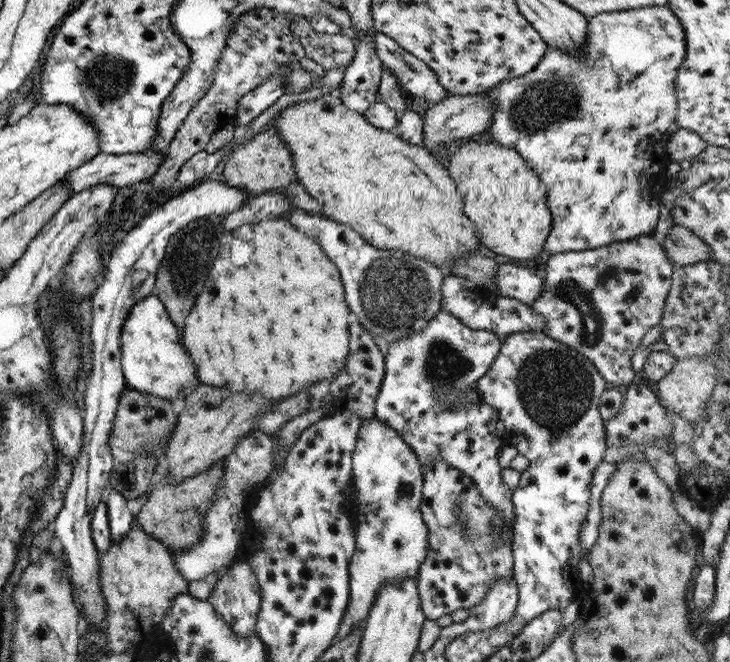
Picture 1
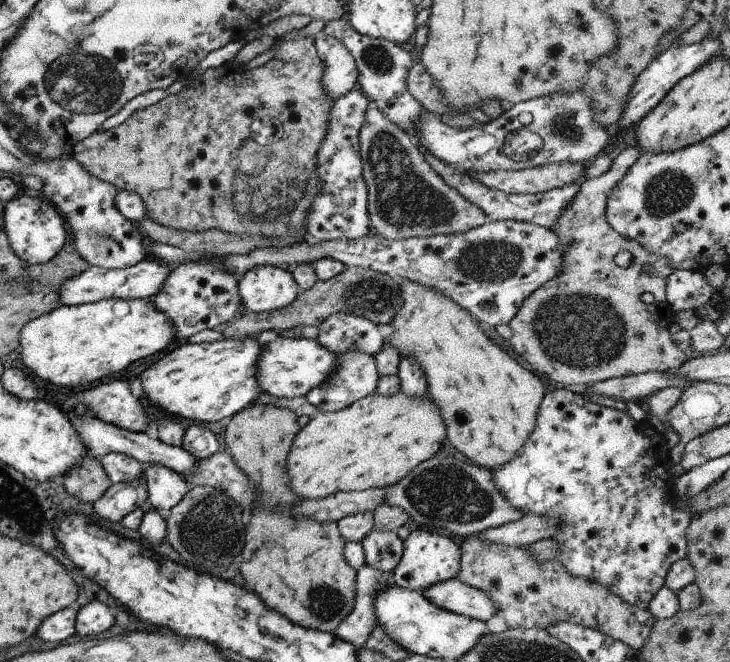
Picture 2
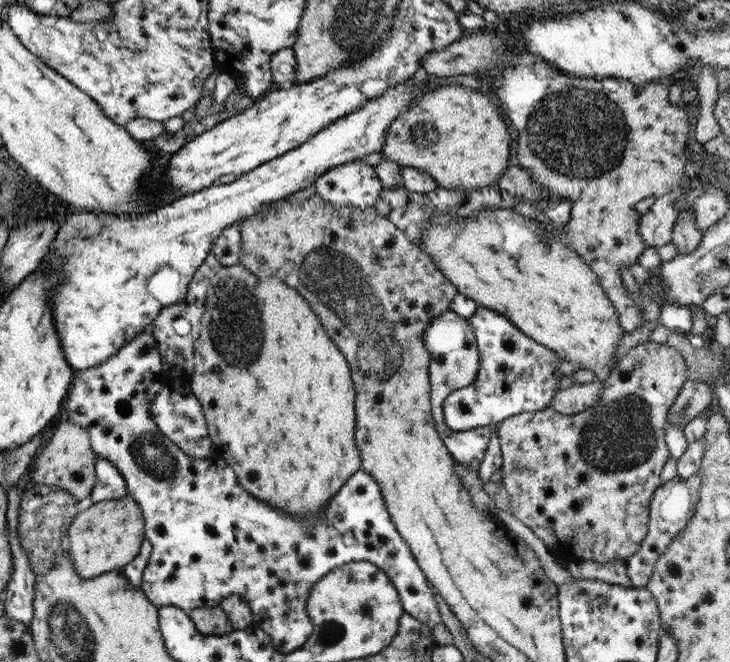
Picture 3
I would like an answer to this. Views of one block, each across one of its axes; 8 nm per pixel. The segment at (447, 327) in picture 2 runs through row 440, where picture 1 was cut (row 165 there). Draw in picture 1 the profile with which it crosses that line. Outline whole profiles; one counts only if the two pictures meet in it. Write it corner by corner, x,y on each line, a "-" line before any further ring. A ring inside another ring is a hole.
465,140
451,155
447,168
457,190
461,190
463,194
463,214
475,224
479,240
485,248
515,260
531,260
544,250
545,239
552,225
552,218
546,207
546,188
540,183
537,175
525,166
524,160
514,148
499,146
485,140

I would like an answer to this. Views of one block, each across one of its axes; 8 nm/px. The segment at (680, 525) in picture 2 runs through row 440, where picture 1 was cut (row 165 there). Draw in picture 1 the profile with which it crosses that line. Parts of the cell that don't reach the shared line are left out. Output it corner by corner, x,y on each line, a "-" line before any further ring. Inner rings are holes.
643,6
615,12
600,12
587,17
586,37
583,56
567,56
561,50
547,49
543,58
529,72
521,76
499,81
491,88
482,90
484,96
492,98
494,110
490,123
484,128
485,136
499,146
514,148
524,160
525,166
537,175
546,188
546,207
552,218
552,225
545,239
544,250
549,255
563,251
593,249
615,241
626,241
635,236
647,235
657,224
660,215
658,200
667,184
664,168
668,164
666,144
676,130
674,122
677,112
676,93
673,90
678,68
685,55
683,27
667,6

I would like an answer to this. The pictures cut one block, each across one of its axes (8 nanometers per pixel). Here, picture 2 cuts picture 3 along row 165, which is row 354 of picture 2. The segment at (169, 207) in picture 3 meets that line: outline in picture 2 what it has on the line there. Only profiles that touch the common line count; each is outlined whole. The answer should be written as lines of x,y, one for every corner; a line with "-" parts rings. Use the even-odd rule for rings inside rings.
277,336
273,341
261,346
255,364
255,378
261,392
275,398
294,398
305,396
309,390
323,384
323,380
327,380
327,376
331,376
337,366
337,353
329,352
319,342
315,342
315,339
288,339

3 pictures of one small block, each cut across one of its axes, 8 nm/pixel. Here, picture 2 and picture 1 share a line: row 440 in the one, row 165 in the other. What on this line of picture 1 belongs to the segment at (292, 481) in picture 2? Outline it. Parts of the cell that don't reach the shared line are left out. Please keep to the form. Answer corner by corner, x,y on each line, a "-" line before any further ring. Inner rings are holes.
331,93
314,99
297,101
279,109
269,125
276,130
292,156
296,182
321,205
321,214
350,226
364,241
376,249
397,249
415,258
433,263
450,274
450,264
477,250
479,240
475,226
463,216
461,194
434,153
423,146
410,145
393,130
371,126
363,115
348,109

